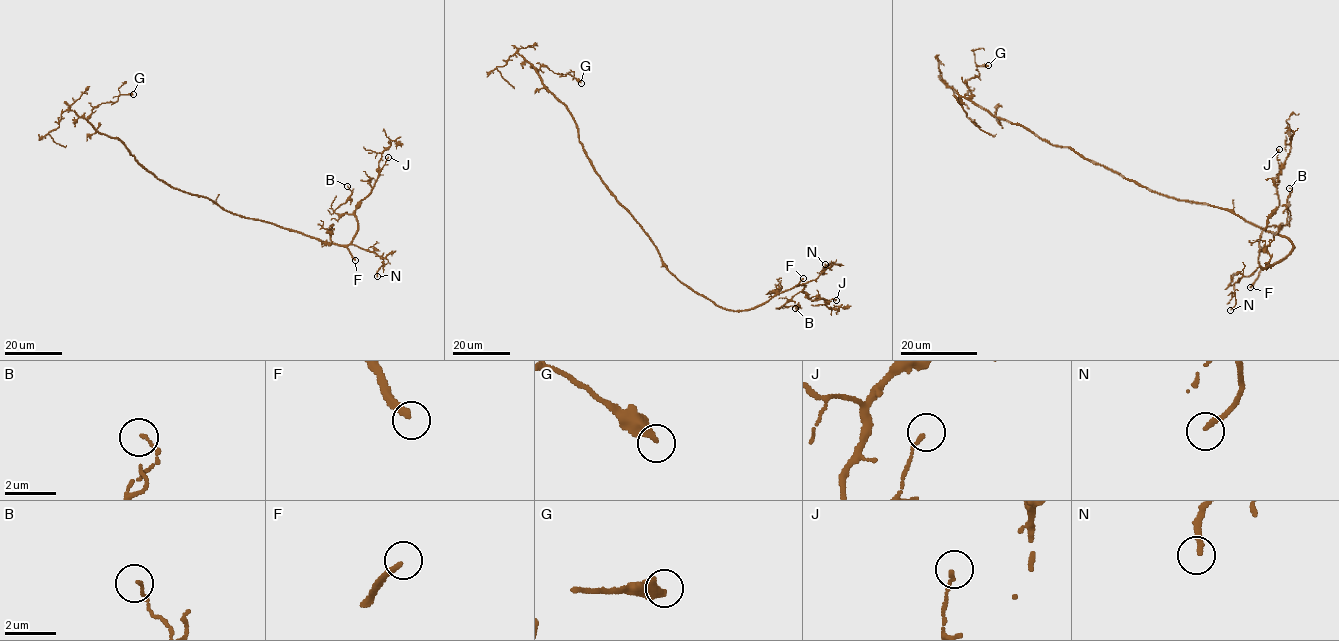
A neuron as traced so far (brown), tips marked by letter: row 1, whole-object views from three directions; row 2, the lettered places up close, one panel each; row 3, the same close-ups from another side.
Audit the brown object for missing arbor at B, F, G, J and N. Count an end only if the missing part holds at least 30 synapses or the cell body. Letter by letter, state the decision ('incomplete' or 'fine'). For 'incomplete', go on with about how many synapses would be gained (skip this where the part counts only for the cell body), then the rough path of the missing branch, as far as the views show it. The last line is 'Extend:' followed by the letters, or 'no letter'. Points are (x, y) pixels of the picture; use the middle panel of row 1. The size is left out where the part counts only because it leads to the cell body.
B: fine
F: incomplete; 50 synapses; course (803, 278), (809, 273), (839, 279), (864, 277), (869, 272)
G: fine
J: fine
N: incomplete; course (825, 264), (830, 256), (845, 261), (853, 258)
Extend: F, N

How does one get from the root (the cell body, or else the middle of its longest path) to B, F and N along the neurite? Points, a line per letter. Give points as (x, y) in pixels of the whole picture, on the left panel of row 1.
B: (208, 199), (237, 214), (326, 243), (348, 245), (357, 230), (357, 219), (335, 212), (351, 193), (347, 186)
F: (208, 199), (234, 214), (296, 230), (326, 243), (343, 245), (355, 260)
N: (208, 199), (237, 214), (296, 230), (326, 243), (354, 245), (373, 251), (383, 260), (377, 276)

